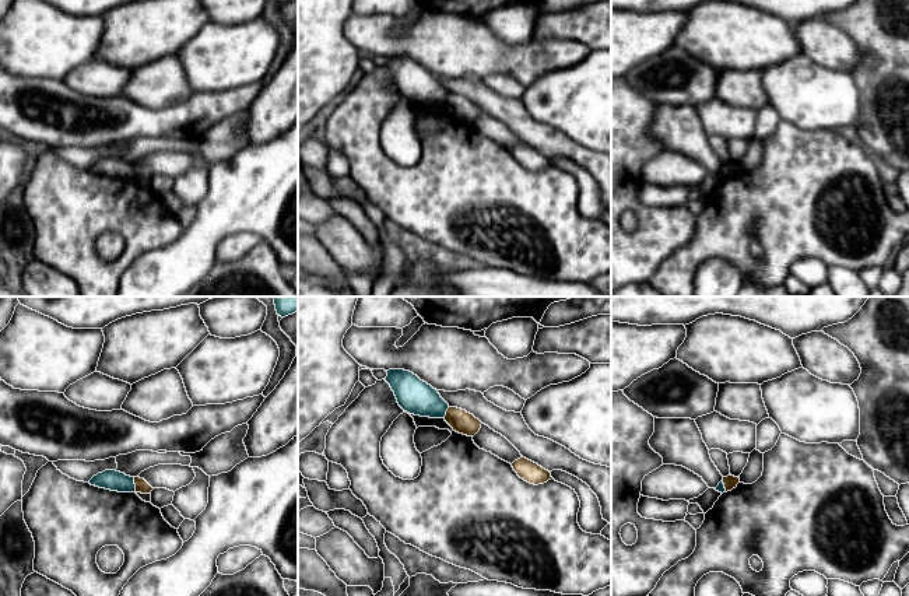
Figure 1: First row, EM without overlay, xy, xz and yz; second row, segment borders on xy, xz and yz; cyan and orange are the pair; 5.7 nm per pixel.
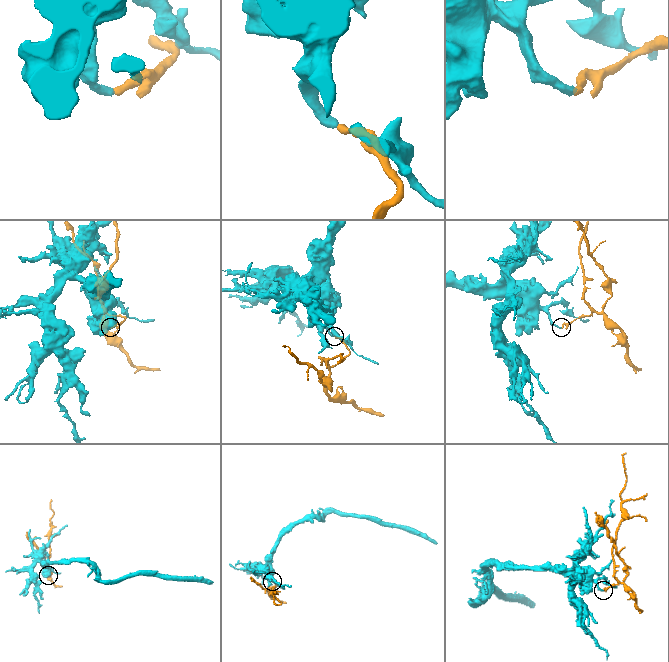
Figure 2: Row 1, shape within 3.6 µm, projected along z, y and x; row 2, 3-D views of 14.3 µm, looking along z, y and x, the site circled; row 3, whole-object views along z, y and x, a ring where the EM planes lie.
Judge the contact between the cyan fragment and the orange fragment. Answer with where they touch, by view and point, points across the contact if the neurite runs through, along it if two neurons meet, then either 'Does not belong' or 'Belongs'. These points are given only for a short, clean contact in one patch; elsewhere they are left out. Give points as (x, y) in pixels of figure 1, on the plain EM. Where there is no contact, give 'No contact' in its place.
Touches cyan at xy (134, 171). Boundary: xy (133, 164), (136, 178). Does not belong

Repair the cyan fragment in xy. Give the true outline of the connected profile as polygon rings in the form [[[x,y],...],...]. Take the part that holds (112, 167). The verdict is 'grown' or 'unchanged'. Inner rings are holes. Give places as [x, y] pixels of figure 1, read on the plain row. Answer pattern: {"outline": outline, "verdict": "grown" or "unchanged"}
{"outline": [[[105,157],[98,159],[88,169],[110,178],[136,179],[134,164],[126,162],[124,159],[116,157]]], "verdict": "unchanged"}

